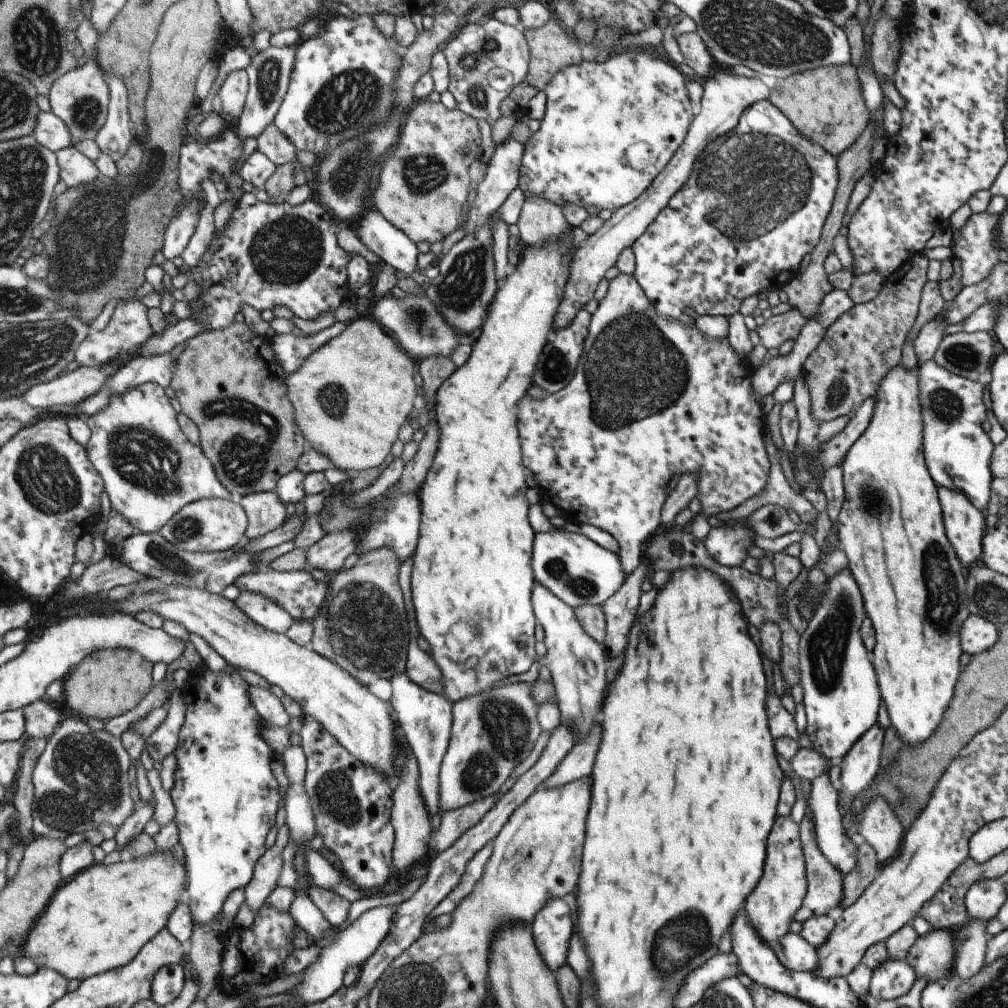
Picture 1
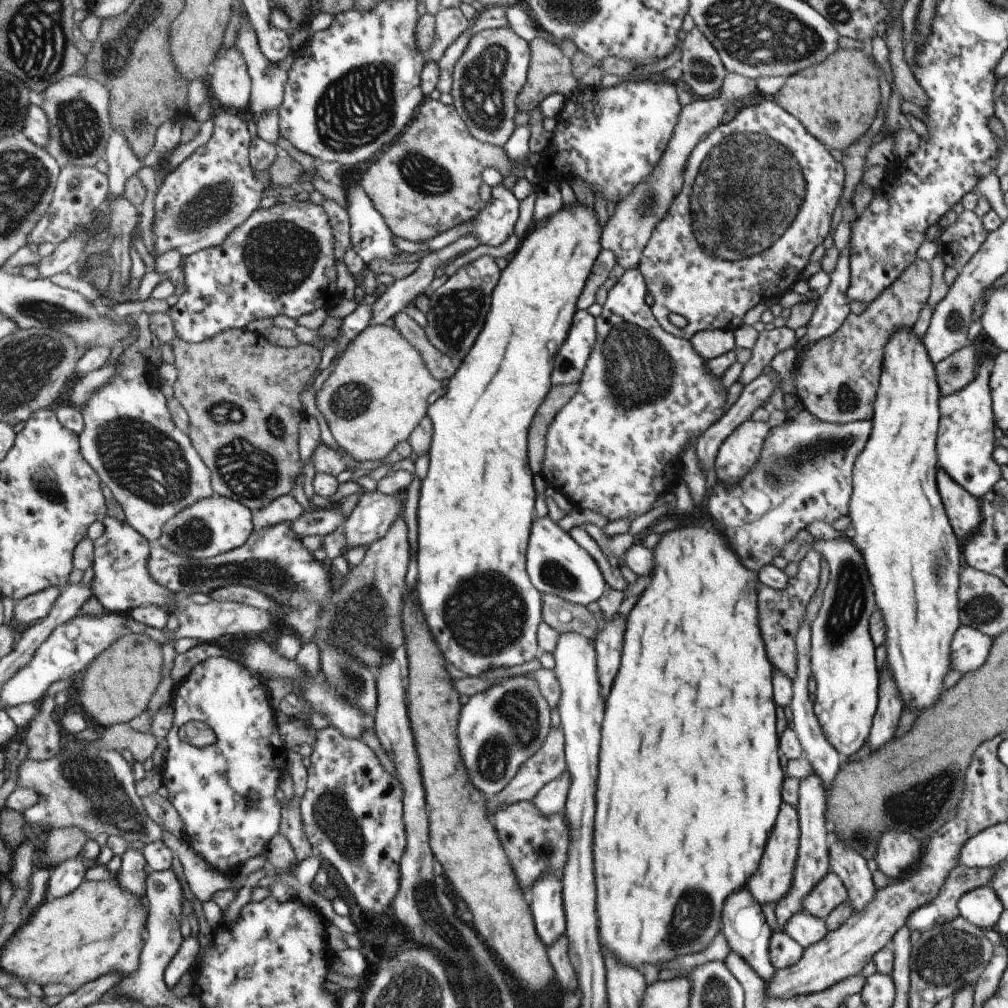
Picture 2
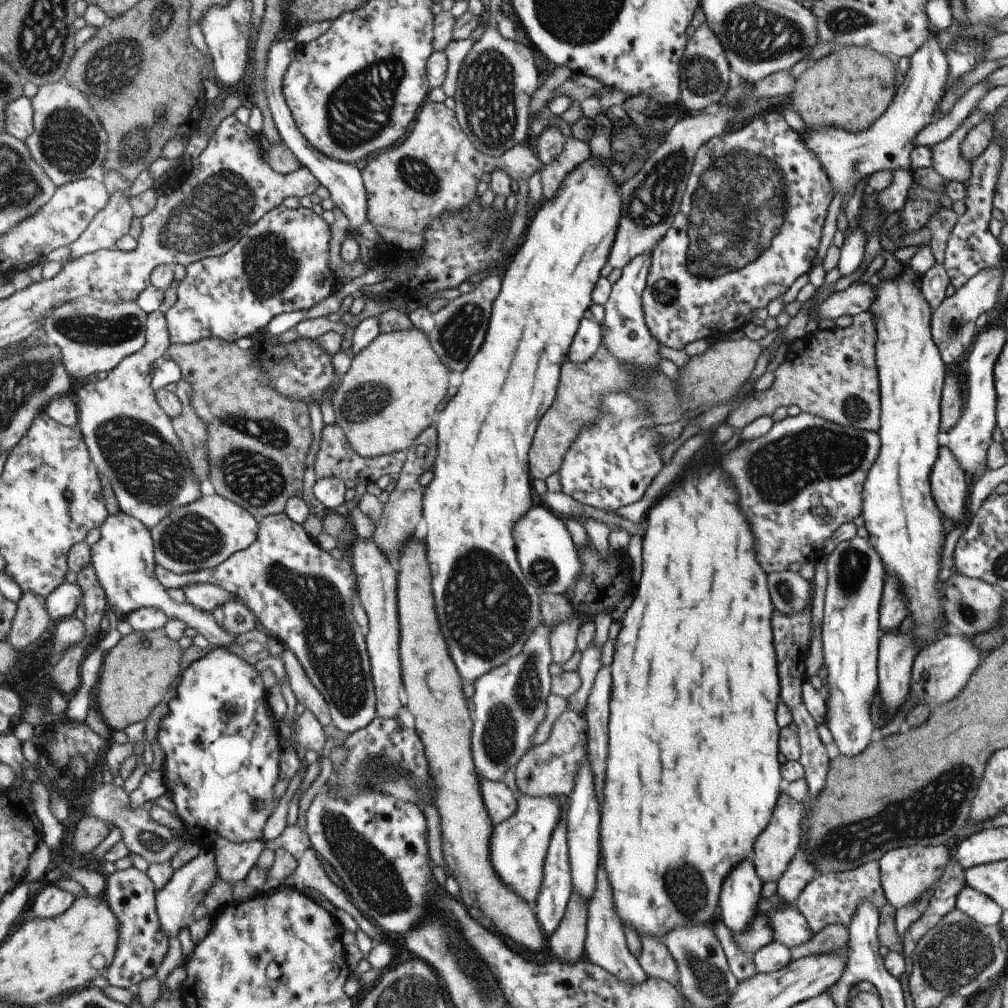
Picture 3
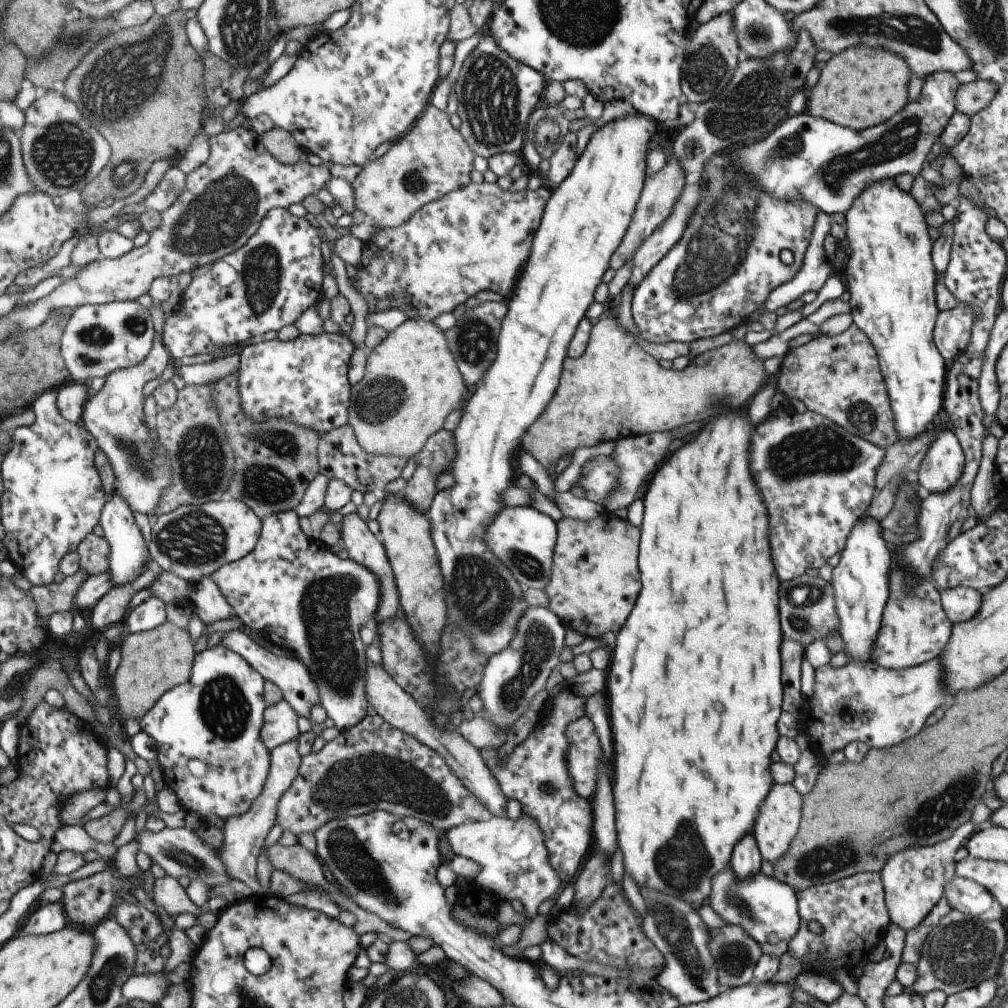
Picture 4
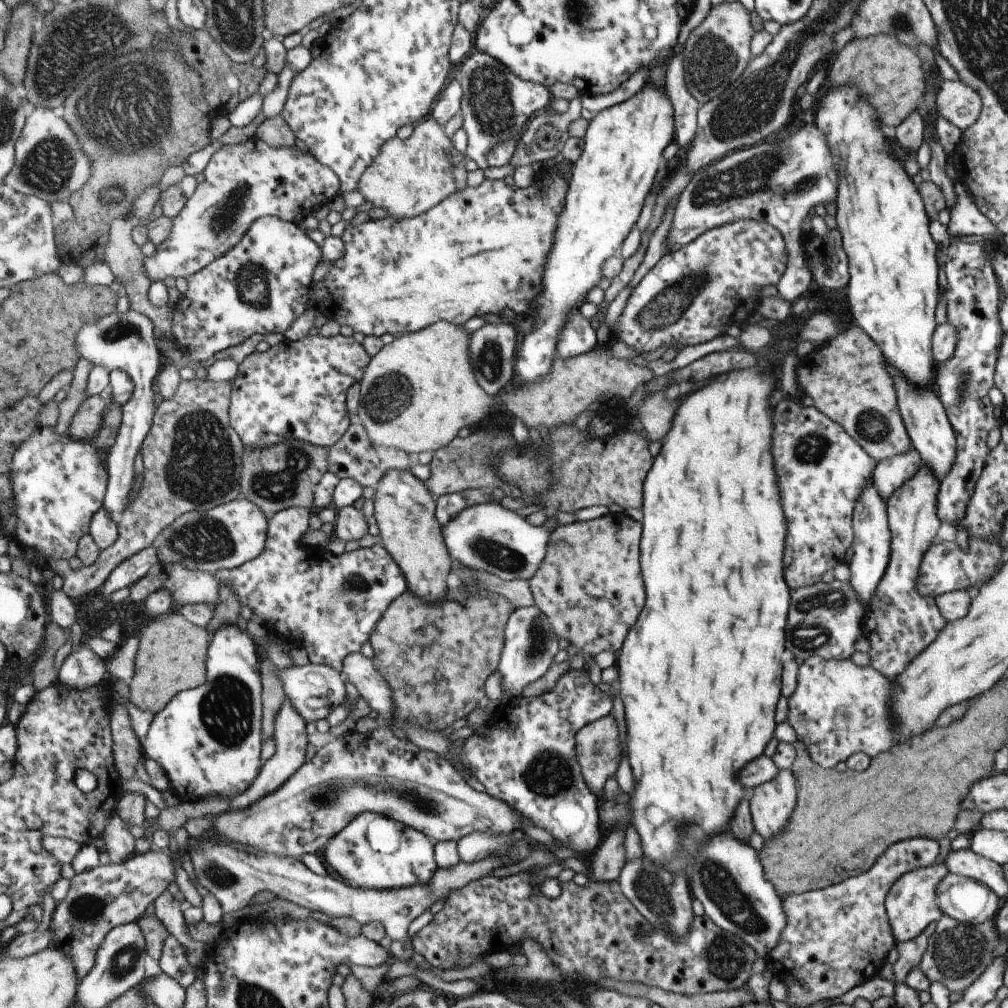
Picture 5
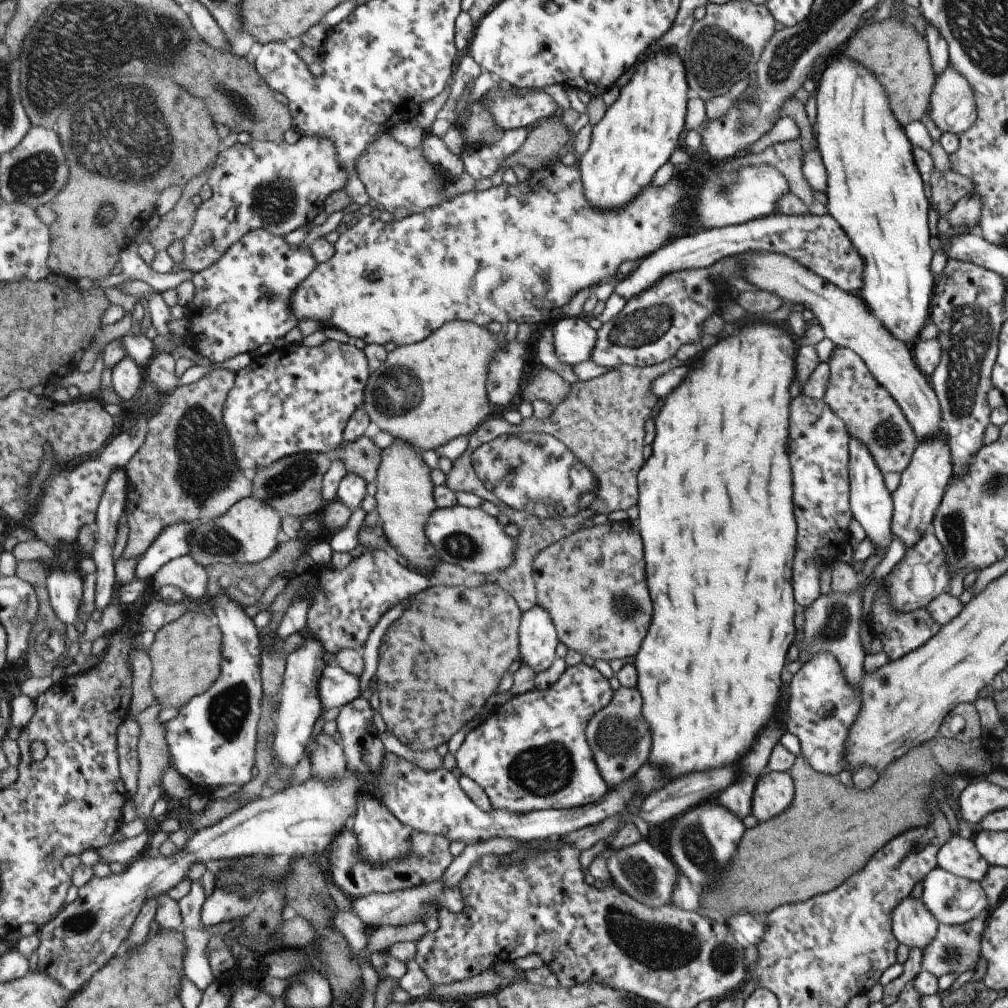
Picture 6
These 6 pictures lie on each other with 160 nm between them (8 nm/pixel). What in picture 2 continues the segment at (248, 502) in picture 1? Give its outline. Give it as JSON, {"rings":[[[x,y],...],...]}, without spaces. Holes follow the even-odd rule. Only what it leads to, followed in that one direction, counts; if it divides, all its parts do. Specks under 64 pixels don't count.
{"rings":[[[291,494],[281,496],[281,498],[269,502],[265,508],[254,511],[255,531],[277,526],[281,522],[293,522],[303,512],[305,512],[305,508]]]}

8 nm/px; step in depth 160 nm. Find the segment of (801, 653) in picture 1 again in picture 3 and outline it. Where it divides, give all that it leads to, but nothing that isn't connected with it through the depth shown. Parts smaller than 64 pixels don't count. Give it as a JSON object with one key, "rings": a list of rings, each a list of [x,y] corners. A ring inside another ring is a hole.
{"rings":[[[853,537],[839,542],[828,554],[826,560],[826,589],[824,594],[823,624],[821,626],[821,644],[827,676],[828,696],[824,700],[824,724],[829,730],[835,746],[841,755],[854,757],[858,755],[870,741],[873,724],[868,715],[872,694],[878,688],[876,675],[876,658],[878,642],[882,632],[879,628],[879,607],[882,586],[886,572],[877,551],[867,542],[867,537]]]}

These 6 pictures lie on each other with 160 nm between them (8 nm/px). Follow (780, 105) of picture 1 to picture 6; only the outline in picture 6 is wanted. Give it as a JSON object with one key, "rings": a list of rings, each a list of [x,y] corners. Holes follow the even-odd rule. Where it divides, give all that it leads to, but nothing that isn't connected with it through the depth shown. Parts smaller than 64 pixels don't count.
{"rings":[[[892,14],[881,22],[864,25],[855,31],[855,36],[843,46],[845,54],[873,72],[887,92],[891,114],[901,128],[913,121],[921,121],[927,109],[928,99],[935,81],[935,72],[929,62],[927,44],[912,26],[913,19],[899,22]]]}

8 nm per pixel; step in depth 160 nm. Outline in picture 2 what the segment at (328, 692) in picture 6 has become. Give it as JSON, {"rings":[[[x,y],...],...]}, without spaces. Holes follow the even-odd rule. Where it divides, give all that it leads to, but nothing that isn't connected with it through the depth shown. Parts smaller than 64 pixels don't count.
{"rings":[[[109,516],[104,521],[104,533],[94,540],[96,556],[93,564],[93,591],[106,612],[129,615],[131,611],[145,604],[155,604],[167,613],[171,612],[169,604],[173,604],[175,593],[169,588],[157,584],[149,572],[149,556],[151,542],[137,532],[126,521]]]}

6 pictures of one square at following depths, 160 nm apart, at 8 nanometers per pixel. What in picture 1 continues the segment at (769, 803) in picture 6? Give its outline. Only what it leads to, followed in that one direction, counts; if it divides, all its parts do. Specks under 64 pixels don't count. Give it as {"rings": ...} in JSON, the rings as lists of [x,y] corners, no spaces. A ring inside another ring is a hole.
{"rings":[[[776,816],[767,835],[765,860],[757,886],[747,896],[742,911],[757,936],[770,945],[789,933],[793,916],[802,905],[806,892],[804,857],[799,828],[789,816]]]}

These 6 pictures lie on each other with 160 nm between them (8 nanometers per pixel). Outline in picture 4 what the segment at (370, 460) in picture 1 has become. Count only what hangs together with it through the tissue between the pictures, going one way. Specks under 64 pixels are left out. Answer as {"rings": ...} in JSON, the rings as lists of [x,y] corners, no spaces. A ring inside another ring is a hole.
{"rings":[[[405,319],[380,343],[367,351],[364,377],[350,389],[349,420],[356,441],[367,454],[395,455],[409,459],[416,455],[441,426],[445,416],[461,402],[465,394],[463,380],[454,356],[446,343],[446,336],[431,321]]]}

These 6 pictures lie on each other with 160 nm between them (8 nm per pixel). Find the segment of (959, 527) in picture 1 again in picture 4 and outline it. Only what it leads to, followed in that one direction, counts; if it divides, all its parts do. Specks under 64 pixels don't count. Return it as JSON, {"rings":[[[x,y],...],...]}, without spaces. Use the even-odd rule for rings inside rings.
{"rings":[[[945,427],[934,432],[914,478],[925,493],[946,491],[959,478],[964,454],[955,435]]]}

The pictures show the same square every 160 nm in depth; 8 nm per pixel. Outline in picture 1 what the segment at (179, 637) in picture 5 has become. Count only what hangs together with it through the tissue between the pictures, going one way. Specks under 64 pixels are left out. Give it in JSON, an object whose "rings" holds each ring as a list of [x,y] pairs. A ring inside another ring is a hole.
{"rings":[[[123,648],[101,650],[87,656],[81,665],[63,681],[62,696],[81,718],[108,719],[121,716],[139,706],[153,690],[153,664],[139,652]]]}

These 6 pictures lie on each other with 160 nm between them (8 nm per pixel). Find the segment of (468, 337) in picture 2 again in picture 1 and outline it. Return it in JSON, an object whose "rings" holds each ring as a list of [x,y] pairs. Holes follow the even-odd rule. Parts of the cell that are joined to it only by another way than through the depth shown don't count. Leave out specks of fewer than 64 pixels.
{"rings":[[[516,187],[503,200],[503,204],[491,216],[487,216],[483,226],[477,226],[471,234],[464,234],[463,238],[452,245],[449,250],[445,250],[442,258],[434,263],[439,267],[439,275],[427,281],[426,294],[431,304],[435,306],[437,314],[441,314],[441,318],[453,330],[463,334],[464,339],[470,332],[481,326],[498,285],[493,274],[491,224],[501,222],[506,226],[515,225],[523,202],[523,192]]]}

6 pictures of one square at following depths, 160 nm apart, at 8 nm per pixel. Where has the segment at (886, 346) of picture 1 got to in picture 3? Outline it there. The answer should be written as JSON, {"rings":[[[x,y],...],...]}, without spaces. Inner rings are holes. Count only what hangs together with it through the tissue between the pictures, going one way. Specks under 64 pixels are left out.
{"rings":[[[867,311],[852,317],[852,323],[845,328],[816,328],[814,331],[806,333],[787,346],[783,363],[773,372],[774,379],[770,388],[764,391],[751,391],[736,410],[727,414],[724,423],[734,429],[746,428],[756,418],[763,415],[770,416],[778,406],[788,407],[790,404],[791,406],[795,404],[799,410],[820,416],[839,426],[876,433],[880,425],[880,396],[874,357],[875,339],[874,320]]]}

